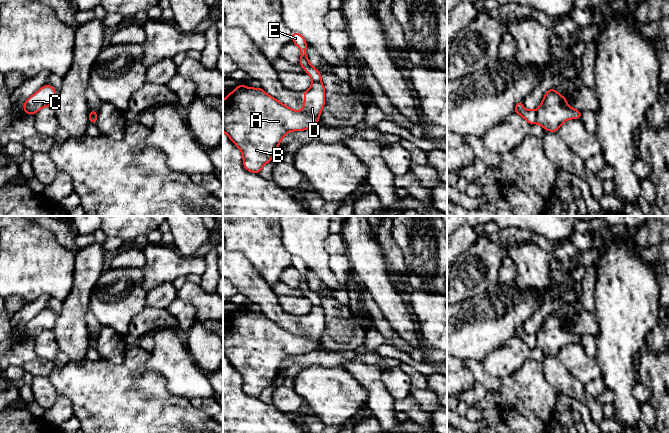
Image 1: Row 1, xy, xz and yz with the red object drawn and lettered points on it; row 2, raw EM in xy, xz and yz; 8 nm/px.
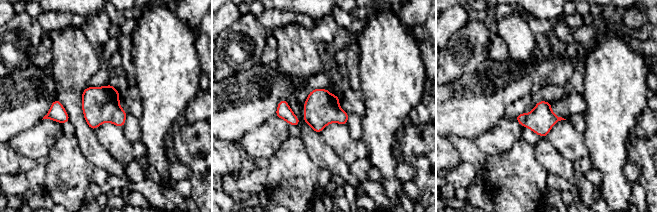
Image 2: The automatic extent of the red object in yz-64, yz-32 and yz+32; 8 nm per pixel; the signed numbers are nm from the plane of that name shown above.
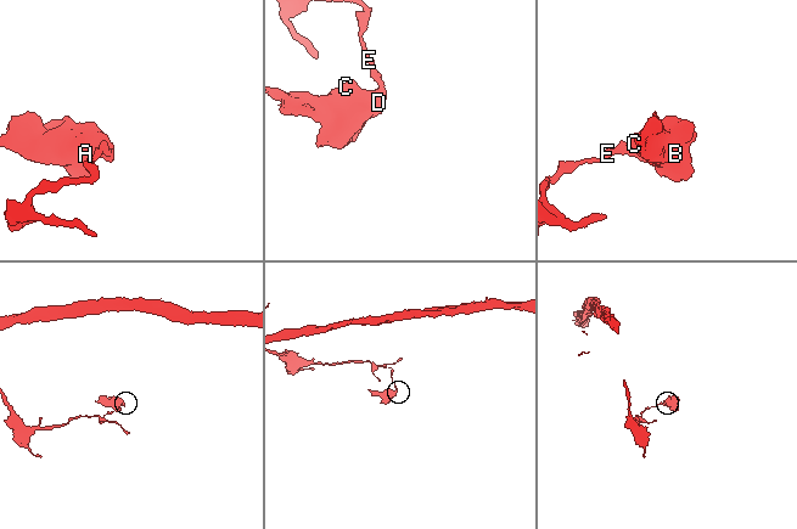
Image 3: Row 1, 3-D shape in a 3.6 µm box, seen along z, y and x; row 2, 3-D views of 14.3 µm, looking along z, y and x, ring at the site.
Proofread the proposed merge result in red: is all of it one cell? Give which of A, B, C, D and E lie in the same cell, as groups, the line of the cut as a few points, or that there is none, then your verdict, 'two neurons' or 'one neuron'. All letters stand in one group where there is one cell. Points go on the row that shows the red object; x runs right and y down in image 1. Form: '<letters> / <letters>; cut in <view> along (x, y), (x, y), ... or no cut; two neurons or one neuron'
A B C D / E; cut in yz along (537, 110), (535, 122); two neurons

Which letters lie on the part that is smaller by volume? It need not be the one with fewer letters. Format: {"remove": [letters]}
{"remove": ["A", "B", "C", "D"]}

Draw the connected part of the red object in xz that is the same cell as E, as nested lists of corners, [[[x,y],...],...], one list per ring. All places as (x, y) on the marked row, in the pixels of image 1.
[[[292,32],[291,42],[295,43],[299,47],[301,52],[301,58],[298,64],[304,68],[304,70],[311,77],[313,82],[314,81],[321,82],[322,80],[321,74],[319,73],[318,69],[314,68],[310,64],[306,56],[306,48],[307,48],[306,39],[300,33]]]

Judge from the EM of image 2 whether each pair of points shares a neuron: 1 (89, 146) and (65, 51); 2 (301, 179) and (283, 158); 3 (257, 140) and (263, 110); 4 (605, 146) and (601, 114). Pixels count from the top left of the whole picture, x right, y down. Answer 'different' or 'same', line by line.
1: same
2: same
3: different
4: same

